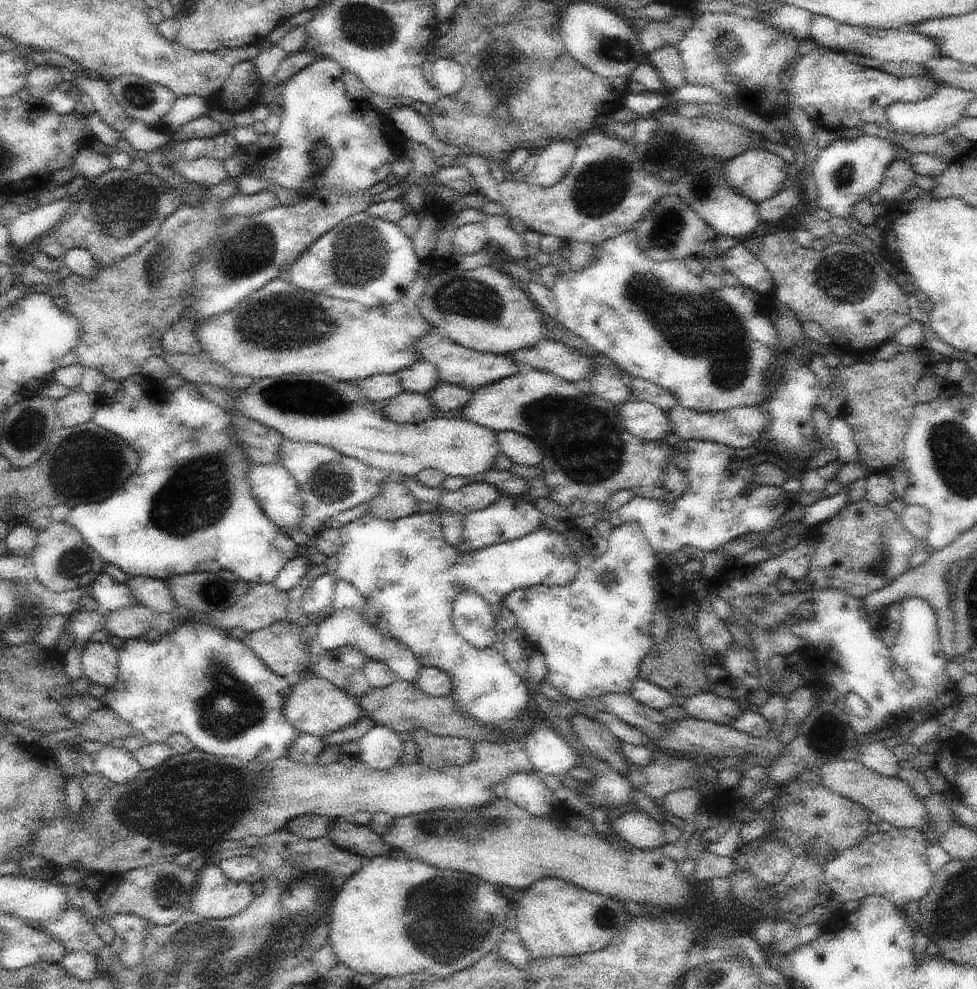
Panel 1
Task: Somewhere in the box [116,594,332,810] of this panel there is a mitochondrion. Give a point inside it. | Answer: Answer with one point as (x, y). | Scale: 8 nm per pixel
(248, 710)

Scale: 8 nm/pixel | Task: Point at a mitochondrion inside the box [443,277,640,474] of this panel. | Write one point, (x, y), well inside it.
(538, 416)

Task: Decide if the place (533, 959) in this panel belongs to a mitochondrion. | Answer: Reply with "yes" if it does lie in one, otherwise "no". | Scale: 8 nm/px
no

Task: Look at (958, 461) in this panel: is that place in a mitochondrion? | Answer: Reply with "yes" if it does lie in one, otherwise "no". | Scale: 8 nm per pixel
yes

